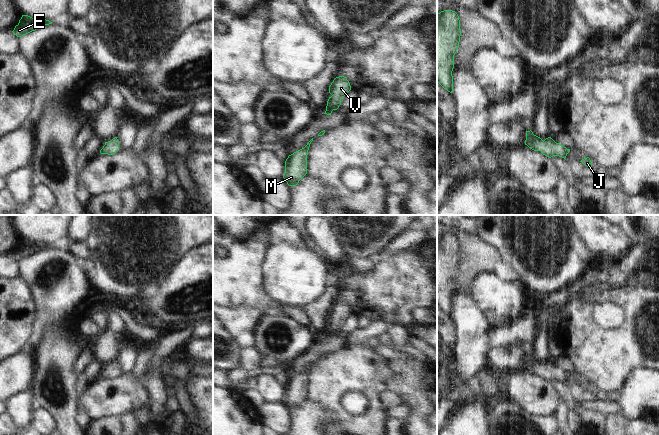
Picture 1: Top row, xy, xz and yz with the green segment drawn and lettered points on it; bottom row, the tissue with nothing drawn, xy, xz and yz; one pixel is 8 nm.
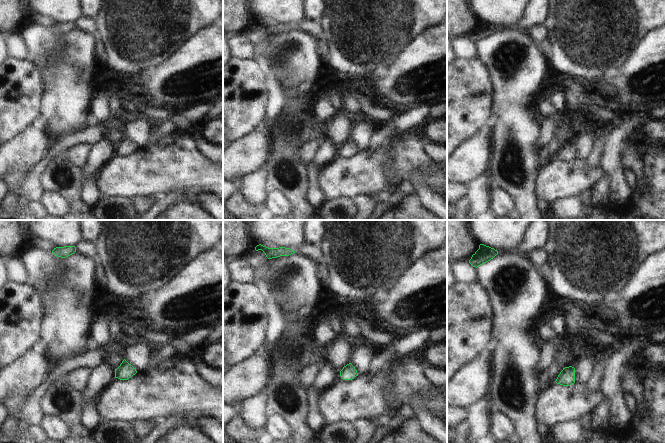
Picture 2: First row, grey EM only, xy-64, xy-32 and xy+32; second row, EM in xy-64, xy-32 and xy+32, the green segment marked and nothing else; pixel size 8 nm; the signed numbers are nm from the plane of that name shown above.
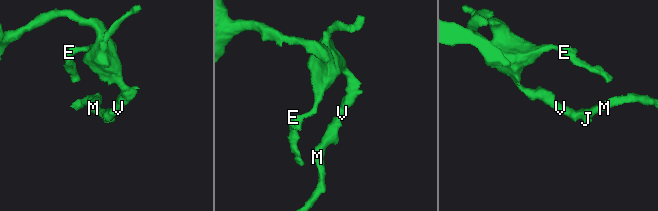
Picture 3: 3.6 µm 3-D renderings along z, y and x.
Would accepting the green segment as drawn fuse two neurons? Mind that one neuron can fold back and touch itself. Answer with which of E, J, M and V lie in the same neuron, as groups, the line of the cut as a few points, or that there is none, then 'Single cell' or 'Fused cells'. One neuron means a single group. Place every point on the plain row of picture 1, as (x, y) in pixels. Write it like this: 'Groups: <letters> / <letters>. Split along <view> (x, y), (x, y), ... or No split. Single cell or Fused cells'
Groups: E J M V. No split. Single cell

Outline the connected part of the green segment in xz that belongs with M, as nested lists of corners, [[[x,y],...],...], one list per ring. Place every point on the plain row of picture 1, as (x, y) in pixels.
[[[313,362],[304,372],[289,379],[286,383],[283,402],[289,410],[296,410],[307,398],[307,379],[312,365]]]

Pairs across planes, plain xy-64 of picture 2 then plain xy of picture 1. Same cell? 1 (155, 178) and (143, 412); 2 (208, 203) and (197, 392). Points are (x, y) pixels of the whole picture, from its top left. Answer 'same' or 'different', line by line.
1: different
2: different

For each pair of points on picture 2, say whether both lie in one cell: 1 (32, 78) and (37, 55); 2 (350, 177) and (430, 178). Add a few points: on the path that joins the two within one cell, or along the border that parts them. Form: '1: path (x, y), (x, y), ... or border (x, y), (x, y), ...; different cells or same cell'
1: border (29, 59), (41, 68), (44, 76), (44, 85); different cells
2: path (370, 177), (388, 177), (403, 170), (410, 170); same cell

